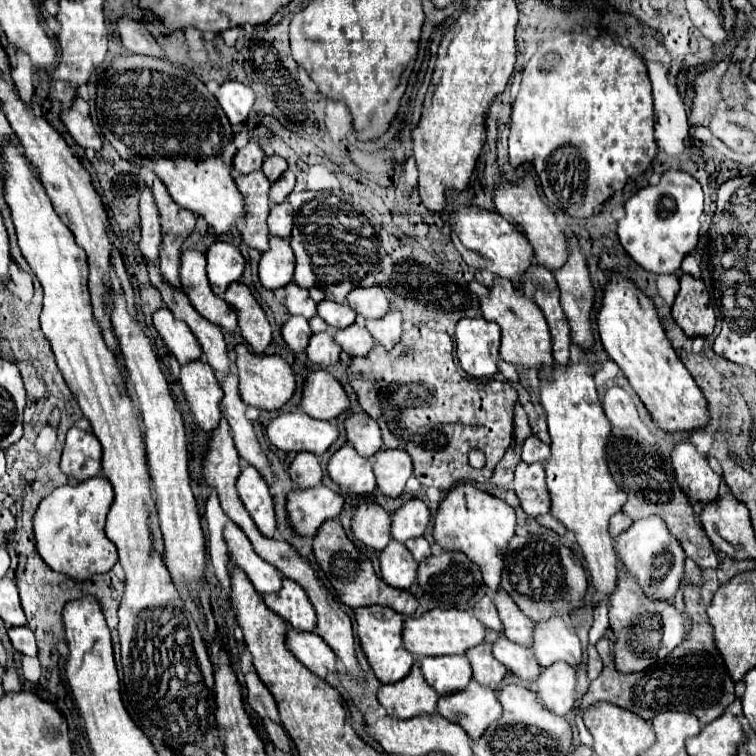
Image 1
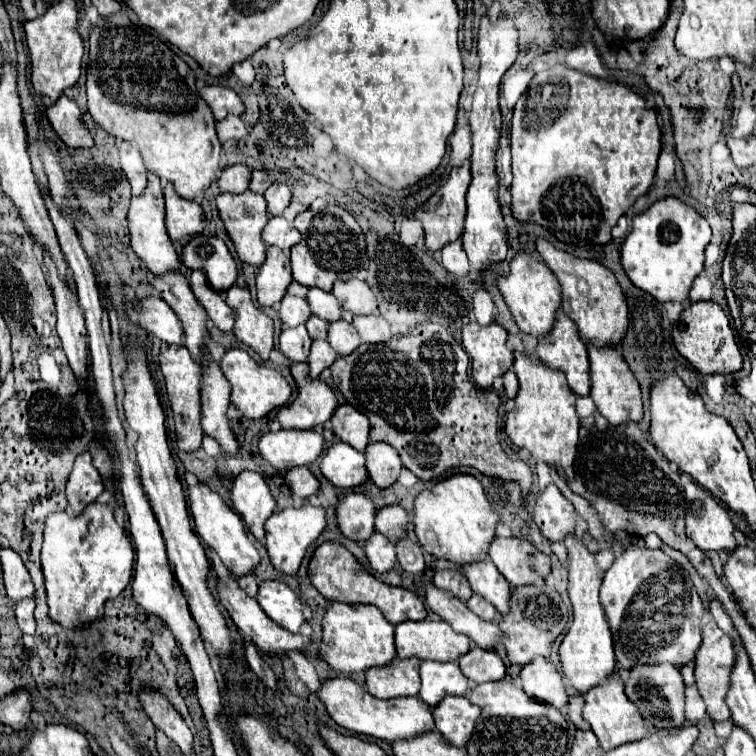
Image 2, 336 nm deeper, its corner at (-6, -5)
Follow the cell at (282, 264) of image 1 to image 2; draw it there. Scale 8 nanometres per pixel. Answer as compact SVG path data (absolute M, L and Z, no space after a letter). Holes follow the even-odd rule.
M276 246L268 248L266 262L258 268L256 274L256 288L258 288L258 304L272 306L280 302L292 282L290 272L290 258Z

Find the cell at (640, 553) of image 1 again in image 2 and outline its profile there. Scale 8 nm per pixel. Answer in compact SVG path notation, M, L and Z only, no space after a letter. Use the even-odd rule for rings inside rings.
M630 546L622 550L604 576L600 600L608 612L616 660L626 670L636 664L658 662L682 666L692 660L700 648L702 600L696 588L692 592L688 572L660 548Z

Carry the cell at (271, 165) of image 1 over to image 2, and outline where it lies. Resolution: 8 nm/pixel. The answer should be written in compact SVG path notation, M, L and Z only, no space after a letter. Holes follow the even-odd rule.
M254 170L254 172L252 172L252 182L250 182L250 190L252 190L252 192L264 194L270 184L272 184L272 178L270 178L264 170Z

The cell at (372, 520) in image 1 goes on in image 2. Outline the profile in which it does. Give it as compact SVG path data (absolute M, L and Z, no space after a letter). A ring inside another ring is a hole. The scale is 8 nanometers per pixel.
M350 492L344 498L338 500L336 516L340 532L354 540L354 542L366 542L374 534L374 518L376 518L376 506L372 500L364 494Z

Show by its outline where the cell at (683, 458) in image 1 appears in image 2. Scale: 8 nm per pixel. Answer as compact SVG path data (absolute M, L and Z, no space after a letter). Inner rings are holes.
M688 482L686 488L686 534L702 550L736 548L734 524L728 510L704 488Z

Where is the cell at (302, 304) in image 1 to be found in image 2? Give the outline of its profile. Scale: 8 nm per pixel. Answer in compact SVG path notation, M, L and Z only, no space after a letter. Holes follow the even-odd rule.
M286 294L282 298L282 308L280 308L280 320L284 322L284 326L298 326L304 324L308 318L312 316L310 306L304 298L298 296L290 296Z

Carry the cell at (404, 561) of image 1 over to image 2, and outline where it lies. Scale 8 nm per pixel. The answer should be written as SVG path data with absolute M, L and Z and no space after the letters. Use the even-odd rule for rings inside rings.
M374 532L368 540L366 540L366 556L370 560L370 566L378 572L378 574L386 574L390 572L396 564L396 546L386 540L386 536Z

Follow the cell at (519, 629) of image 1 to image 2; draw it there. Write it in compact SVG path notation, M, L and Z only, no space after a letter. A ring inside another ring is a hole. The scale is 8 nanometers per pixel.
M490 560L464 566L462 574L468 578L468 582L476 594L484 596L490 604L494 604L494 608L500 614L508 614L512 588L504 580L504 576L500 576L500 572L494 568L494 564Z

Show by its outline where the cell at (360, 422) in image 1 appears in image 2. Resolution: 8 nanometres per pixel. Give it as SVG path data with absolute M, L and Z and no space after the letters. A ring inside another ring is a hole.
M344 404L344 406L338 406L334 416L332 416L332 428L334 428L334 434L350 444L352 448L356 448L358 452L364 452L370 438L368 438L368 432L370 432L370 424L368 424L368 418L358 412L356 408L352 408L350 404Z

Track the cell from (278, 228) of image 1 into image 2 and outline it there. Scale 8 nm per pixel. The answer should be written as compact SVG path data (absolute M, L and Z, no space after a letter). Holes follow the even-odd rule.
M272 216L262 232L262 240L270 246L278 246L282 250L290 250L294 244L302 240L300 232L288 222L284 216Z

